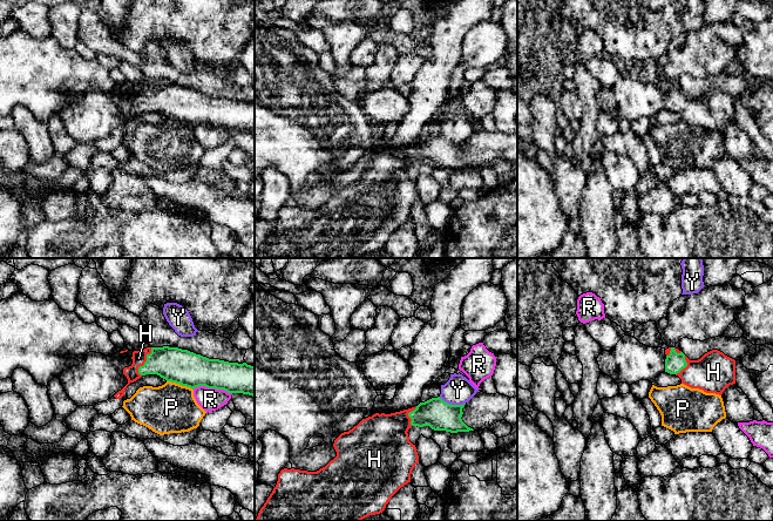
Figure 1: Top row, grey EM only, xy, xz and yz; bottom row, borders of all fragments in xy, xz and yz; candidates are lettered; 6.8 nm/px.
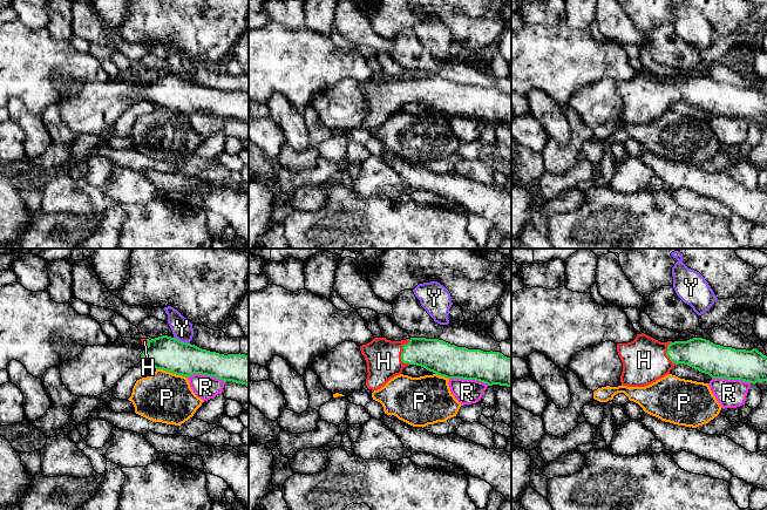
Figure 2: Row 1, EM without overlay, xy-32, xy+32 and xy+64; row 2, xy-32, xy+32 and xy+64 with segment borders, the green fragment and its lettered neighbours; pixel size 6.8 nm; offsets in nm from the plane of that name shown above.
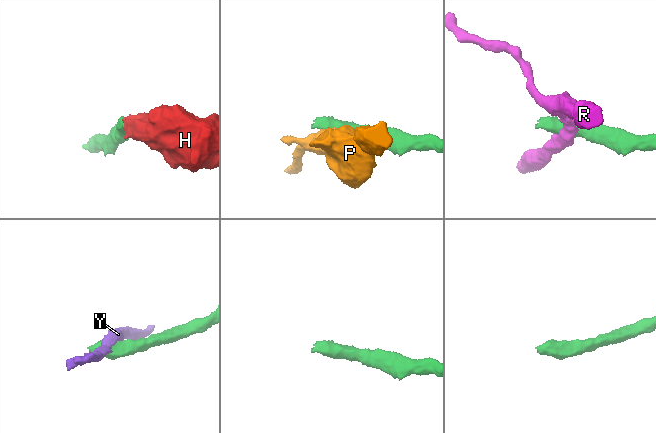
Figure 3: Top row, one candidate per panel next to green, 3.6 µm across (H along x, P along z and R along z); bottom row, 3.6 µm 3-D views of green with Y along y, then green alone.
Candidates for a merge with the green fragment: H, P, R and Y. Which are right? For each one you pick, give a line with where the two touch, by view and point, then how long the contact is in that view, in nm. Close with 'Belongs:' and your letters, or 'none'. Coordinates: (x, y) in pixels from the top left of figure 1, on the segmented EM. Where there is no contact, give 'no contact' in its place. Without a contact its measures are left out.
H: contact xy (144, 363); length 220 nm
Belongs: H

